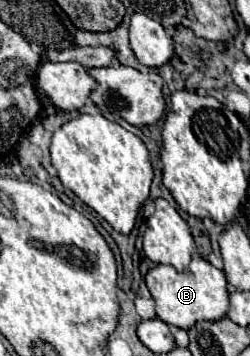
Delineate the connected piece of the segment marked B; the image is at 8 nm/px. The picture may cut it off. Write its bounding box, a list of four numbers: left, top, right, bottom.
[146,256,228,330]

